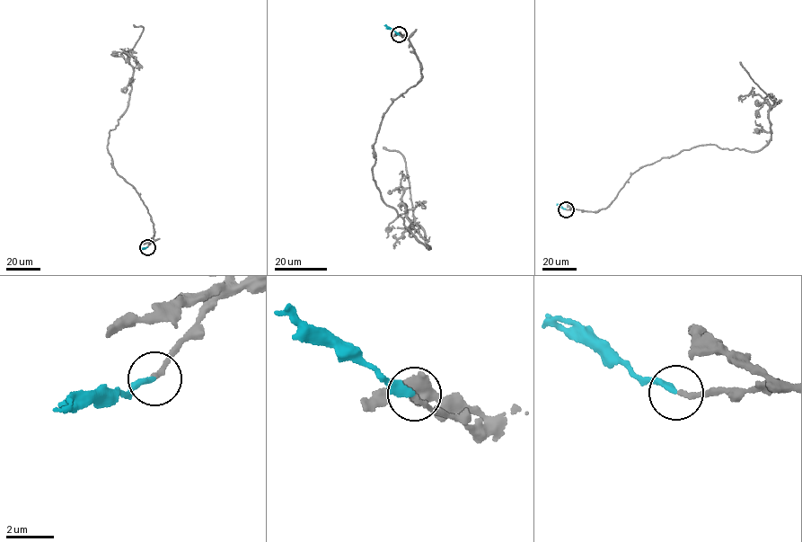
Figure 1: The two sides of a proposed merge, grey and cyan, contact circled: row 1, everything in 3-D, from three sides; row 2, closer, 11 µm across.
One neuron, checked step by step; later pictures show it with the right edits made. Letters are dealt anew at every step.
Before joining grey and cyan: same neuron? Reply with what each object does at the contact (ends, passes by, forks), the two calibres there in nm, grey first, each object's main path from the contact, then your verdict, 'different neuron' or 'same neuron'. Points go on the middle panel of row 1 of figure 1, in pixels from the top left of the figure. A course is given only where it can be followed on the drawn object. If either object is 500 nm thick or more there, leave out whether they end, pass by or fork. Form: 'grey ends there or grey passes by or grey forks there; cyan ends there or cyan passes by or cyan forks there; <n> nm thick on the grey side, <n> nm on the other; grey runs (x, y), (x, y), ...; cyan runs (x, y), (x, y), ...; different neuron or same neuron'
grey ends there; cyan ends there; 180 nm thick on the grey side, 280 nm on the other; grey runs (400, 34), (422, 77), (383, 113), (373, 179), (429, 249), (420, 227), (409, 227), (403, 156), (383, 146); cyan runs (400, 34), (383, 25); same neuron

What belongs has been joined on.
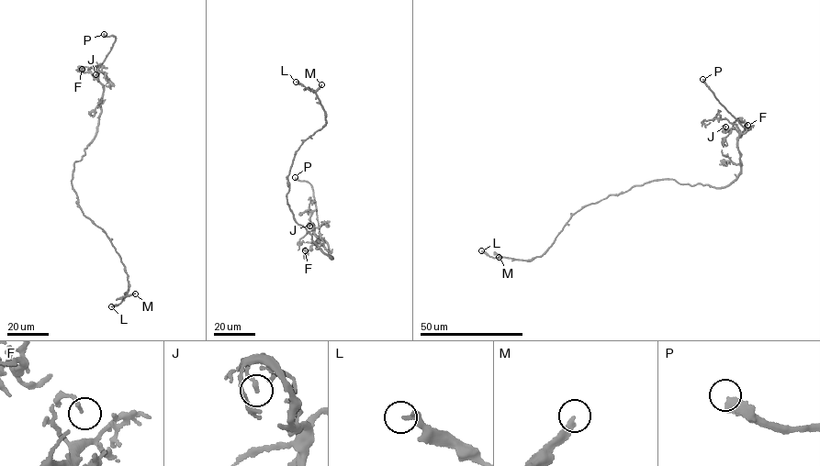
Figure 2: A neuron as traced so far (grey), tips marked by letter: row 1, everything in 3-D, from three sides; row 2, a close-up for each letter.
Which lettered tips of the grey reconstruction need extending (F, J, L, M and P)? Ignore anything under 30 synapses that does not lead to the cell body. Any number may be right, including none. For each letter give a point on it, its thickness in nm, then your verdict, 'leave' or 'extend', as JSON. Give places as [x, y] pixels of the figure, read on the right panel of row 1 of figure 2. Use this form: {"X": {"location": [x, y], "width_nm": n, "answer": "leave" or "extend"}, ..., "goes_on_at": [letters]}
{"F": {"location": [747, 125], "width_nm": 170, "answer": "leave"}, "J": {"location": [725, 127], "width_nm": 200, "answer": "leave"}, "L": {"location": [481, 250], "width_nm": 260, "answer": "leave"}, "M": {"location": [499, 257], "width_nm": 320, "answer": "extend"}, "P": {"location": [702, 79], "width_nm": 480, "answer": "extend"}, "goes_on_at": ["M", "P"]}

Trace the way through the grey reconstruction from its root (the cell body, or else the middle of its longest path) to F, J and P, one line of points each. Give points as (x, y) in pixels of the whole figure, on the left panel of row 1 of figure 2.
F: (74, 165), (84, 154), (84, 149), (95, 135), (103, 92), (101, 83), (90, 72), (83, 72), (82, 69)
J: (74, 165), (84, 154), (84, 149), (93, 139), (98, 124), (103, 89), (97, 72), (98, 81), (95, 74)
P: (74, 165), (84, 154), (98, 124), (103, 89), (95, 66), (103, 61), (116, 37), (104, 34)

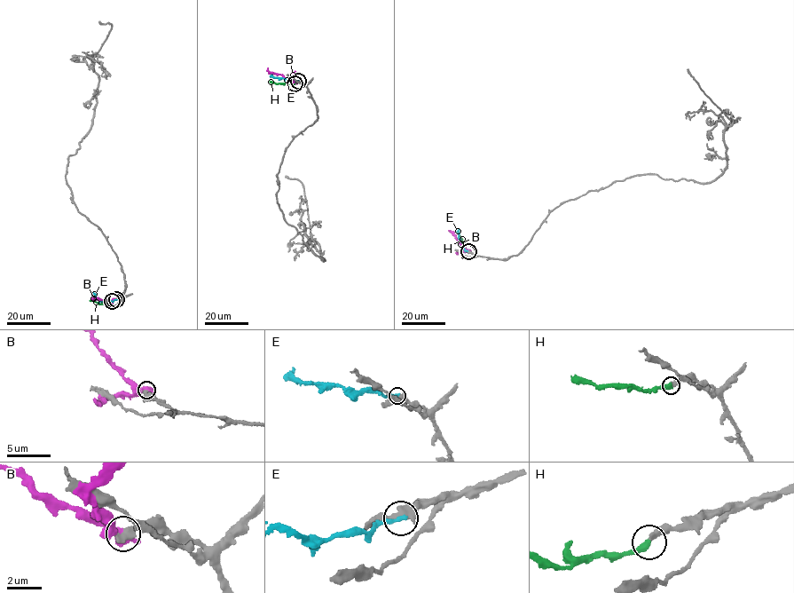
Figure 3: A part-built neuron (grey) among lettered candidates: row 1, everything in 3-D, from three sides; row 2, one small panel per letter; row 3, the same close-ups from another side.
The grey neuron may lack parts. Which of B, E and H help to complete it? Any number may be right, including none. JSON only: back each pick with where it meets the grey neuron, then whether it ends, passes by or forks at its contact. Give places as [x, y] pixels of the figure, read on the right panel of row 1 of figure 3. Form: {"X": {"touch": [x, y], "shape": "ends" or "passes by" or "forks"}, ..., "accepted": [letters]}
{"H": {"touch": [468, 251], "shape": "ends"}, "accepted": ["H"]}

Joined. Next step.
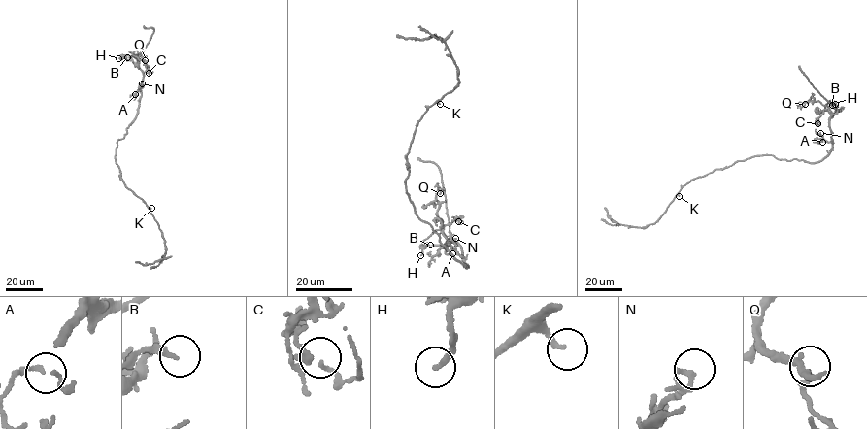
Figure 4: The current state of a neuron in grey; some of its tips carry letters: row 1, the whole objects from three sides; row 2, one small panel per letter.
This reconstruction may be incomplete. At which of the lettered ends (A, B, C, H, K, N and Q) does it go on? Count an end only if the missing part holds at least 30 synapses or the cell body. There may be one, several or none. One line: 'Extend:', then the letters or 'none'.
Extend: none

